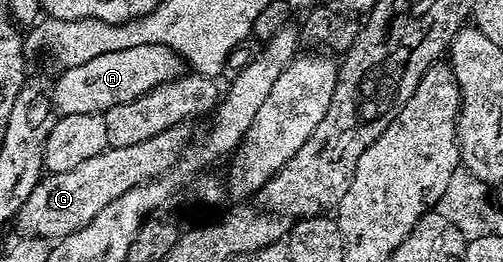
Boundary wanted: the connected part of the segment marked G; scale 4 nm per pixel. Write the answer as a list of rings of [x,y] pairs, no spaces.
[[[186,124],[174,125],[142,143],[130,144],[129,147],[108,147],[93,159],[77,163],[73,171],[43,175],[30,192],[28,201],[20,208],[18,232],[28,237],[58,239],[73,235],[73,231],[81,231],[81,227],[85,227],[85,223],[89,223],[102,207],[107,207],[141,182],[155,180],[170,172],[190,144],[191,133],[187,128]]]

